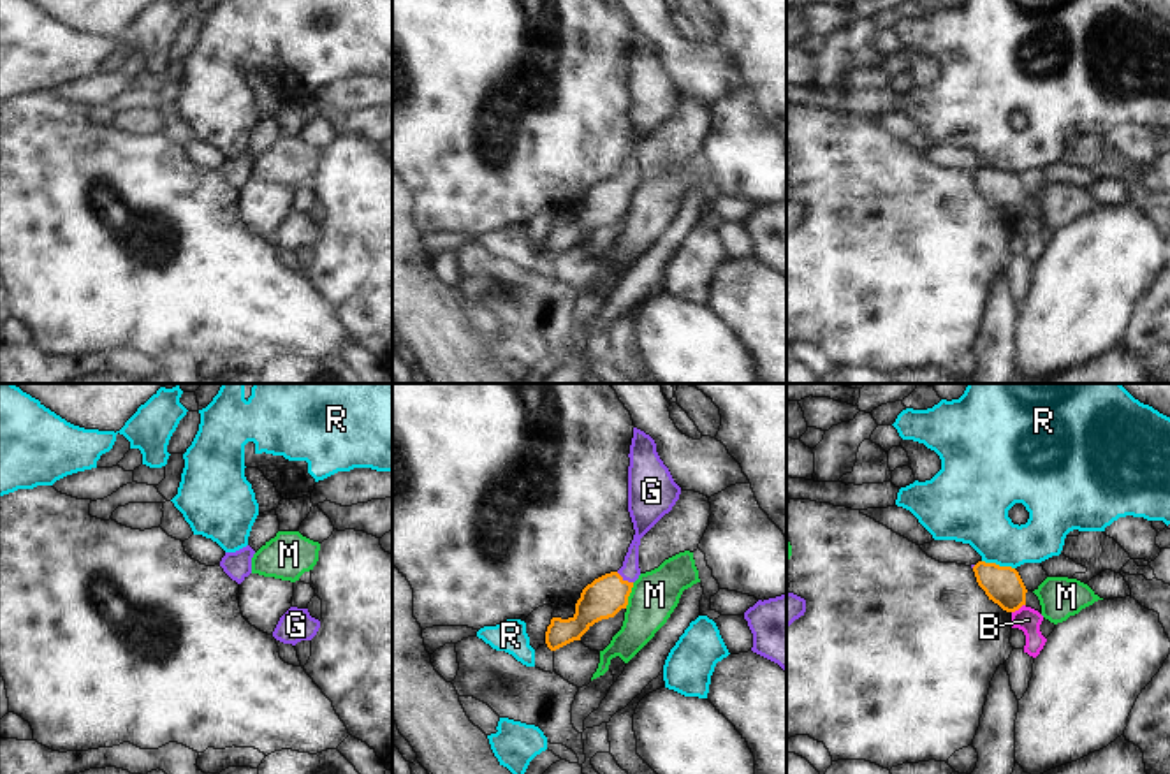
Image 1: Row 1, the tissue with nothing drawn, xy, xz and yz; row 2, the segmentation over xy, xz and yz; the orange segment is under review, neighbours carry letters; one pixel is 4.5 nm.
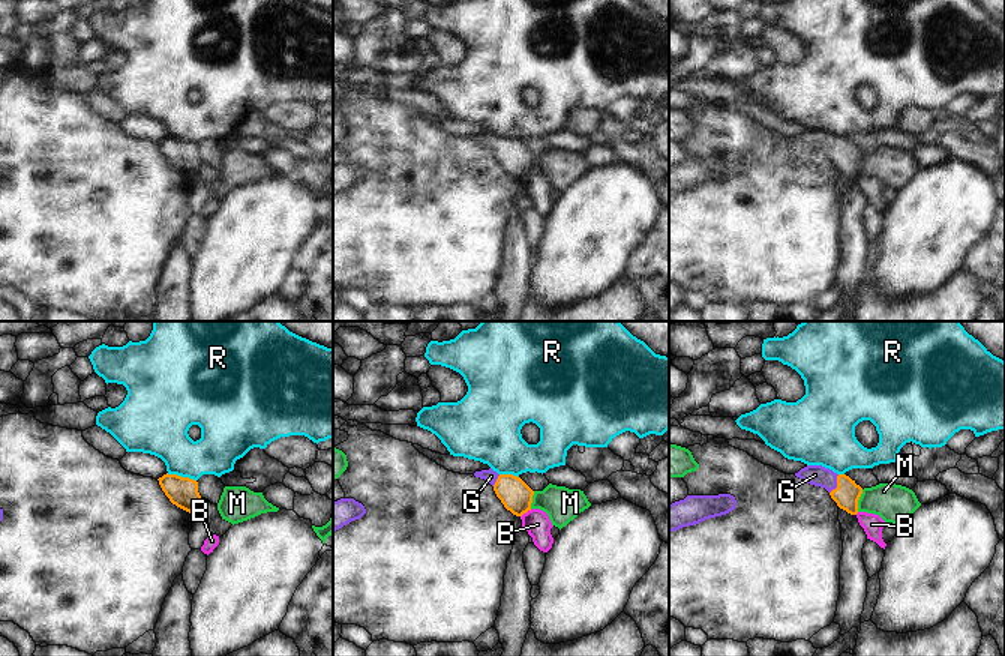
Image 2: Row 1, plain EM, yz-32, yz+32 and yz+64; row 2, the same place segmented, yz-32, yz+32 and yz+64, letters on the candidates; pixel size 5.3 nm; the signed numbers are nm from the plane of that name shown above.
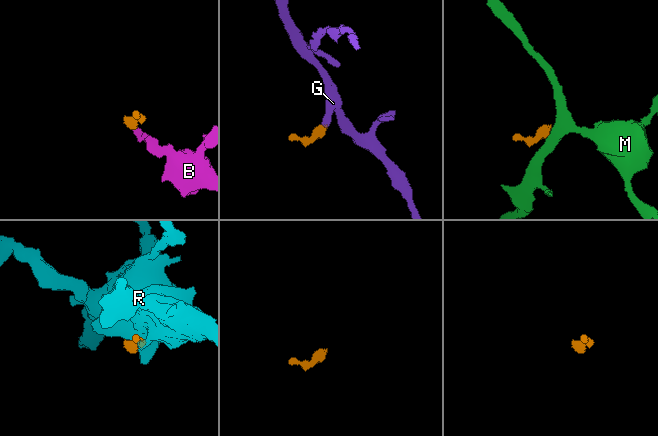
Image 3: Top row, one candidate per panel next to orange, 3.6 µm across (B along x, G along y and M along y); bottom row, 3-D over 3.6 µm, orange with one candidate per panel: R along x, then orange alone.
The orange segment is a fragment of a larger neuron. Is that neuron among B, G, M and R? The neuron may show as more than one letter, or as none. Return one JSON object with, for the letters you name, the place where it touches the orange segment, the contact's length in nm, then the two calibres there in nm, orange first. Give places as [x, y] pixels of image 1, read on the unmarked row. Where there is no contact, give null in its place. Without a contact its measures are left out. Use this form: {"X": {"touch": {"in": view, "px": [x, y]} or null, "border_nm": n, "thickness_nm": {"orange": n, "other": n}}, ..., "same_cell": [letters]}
{"G": {"touch": {"in": "xz", "px": [625, 187]}, "border_nm": 90, "thickness_nm": {"orange": 180, "other": 90}}, "same_cell": ["G"]}

